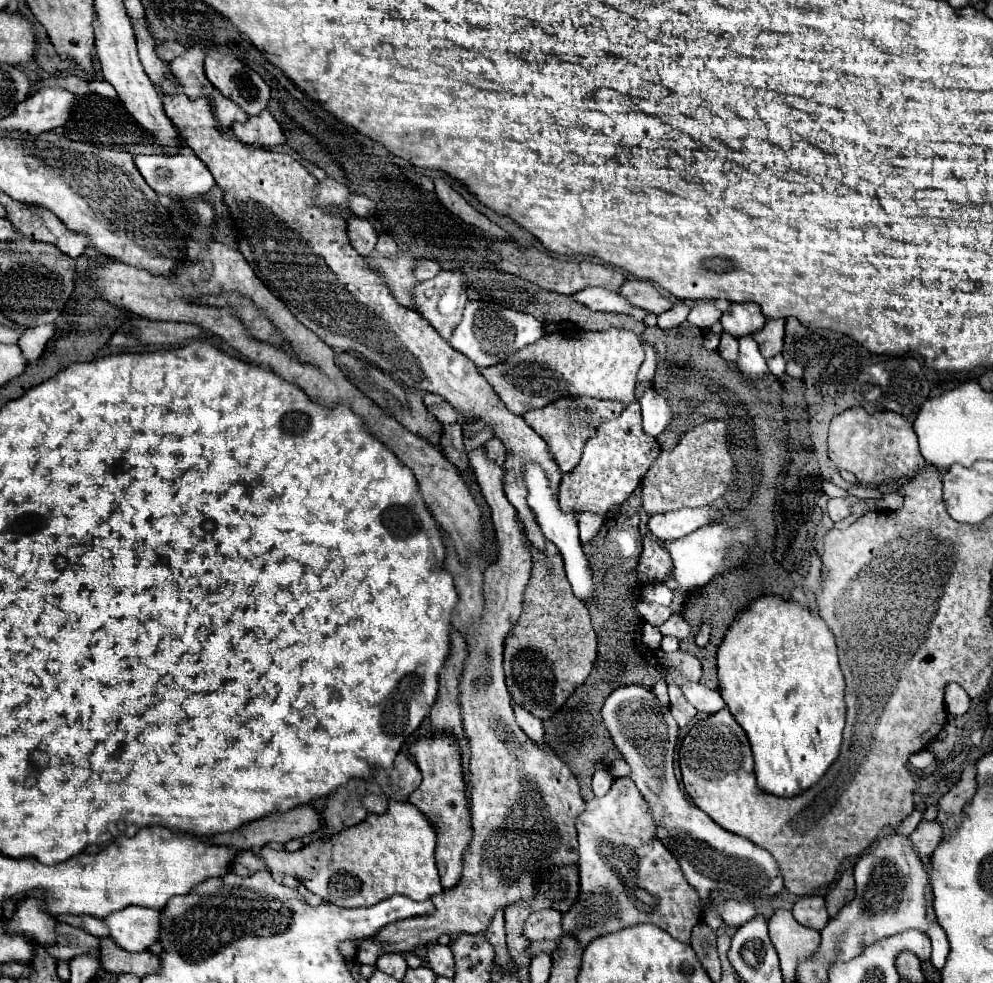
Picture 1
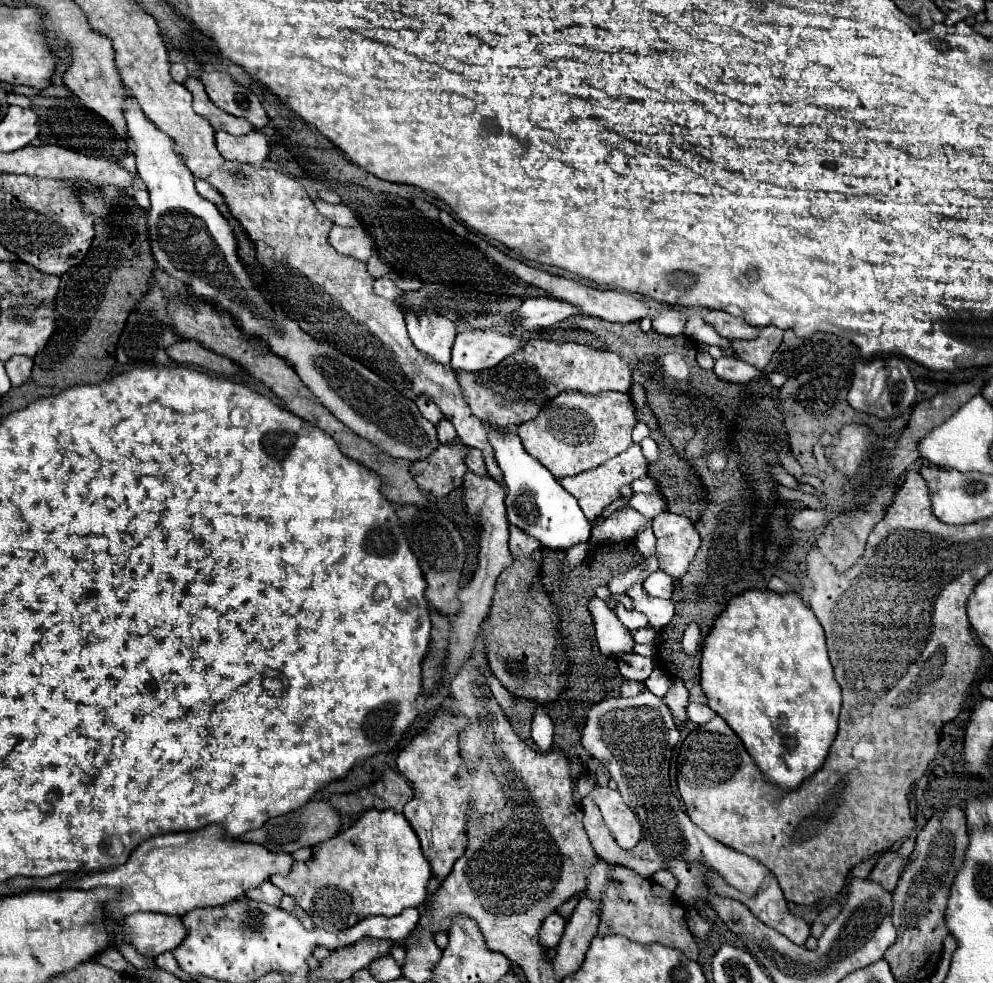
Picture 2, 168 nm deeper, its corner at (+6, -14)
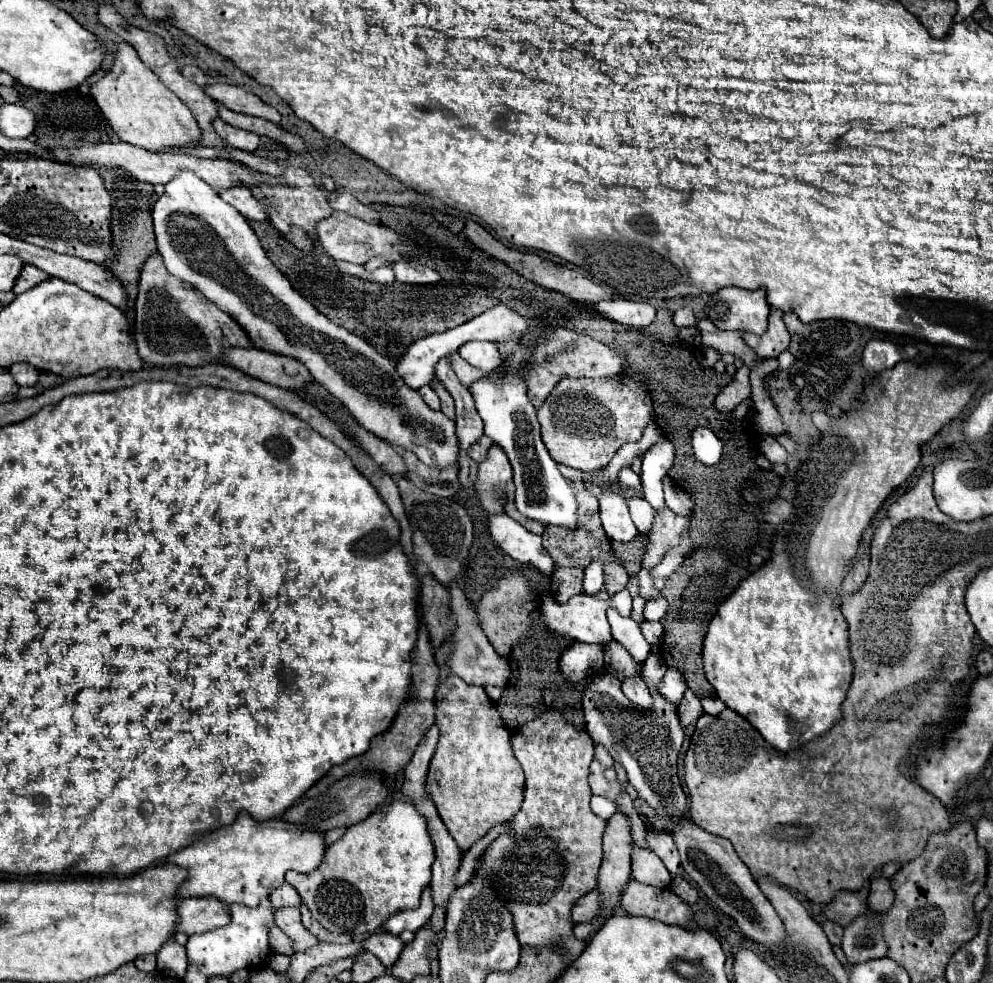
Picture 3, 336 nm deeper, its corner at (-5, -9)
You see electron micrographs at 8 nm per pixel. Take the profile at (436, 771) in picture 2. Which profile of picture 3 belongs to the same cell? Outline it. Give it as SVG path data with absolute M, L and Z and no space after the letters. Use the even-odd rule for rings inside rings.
M449 675L441 679L435 703L439 743L429 765L427 793L435 801L451 837L465 851L491 827L511 819L519 811L525 777L511 751L509 729L483 687Z

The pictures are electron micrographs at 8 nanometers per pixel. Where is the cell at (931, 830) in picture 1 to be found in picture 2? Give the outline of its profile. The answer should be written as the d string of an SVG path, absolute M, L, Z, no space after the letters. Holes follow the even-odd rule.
M888 850L882 860L878 860L878 864L874 866L870 878L880 882L884 888L888 888L890 892L896 888L896 882L900 880L902 870L906 868L908 858L902 858L896 850Z

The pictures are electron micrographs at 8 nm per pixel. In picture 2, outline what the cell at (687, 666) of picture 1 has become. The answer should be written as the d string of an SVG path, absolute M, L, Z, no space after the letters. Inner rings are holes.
M674 678L666 696L664 696L664 702L670 706L670 710L674 712L674 716L684 716L686 718L686 706L688 706L688 690L684 686L684 682L680 678Z

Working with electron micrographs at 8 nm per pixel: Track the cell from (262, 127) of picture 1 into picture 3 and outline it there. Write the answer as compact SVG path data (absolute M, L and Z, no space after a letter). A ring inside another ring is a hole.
M219 117L213 121L213 127L215 127L217 135L219 135L229 147L243 149L243 151L251 151L251 153L259 147L259 135L249 133L249 131L243 131L243 129L235 129L235 127L223 123Z

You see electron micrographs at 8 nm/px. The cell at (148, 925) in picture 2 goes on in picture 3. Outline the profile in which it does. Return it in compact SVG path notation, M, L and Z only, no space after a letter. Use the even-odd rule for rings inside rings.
M189 897L179 903L177 931L193 935L225 927L227 923L231 923L229 905L221 903L217 897Z

